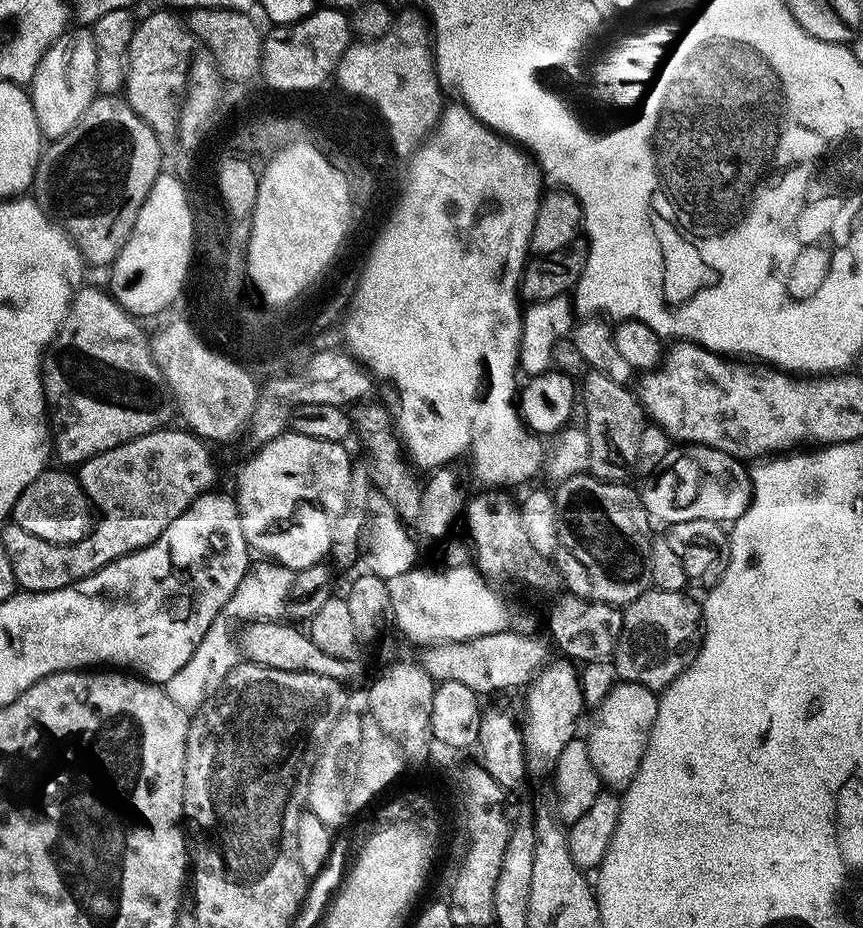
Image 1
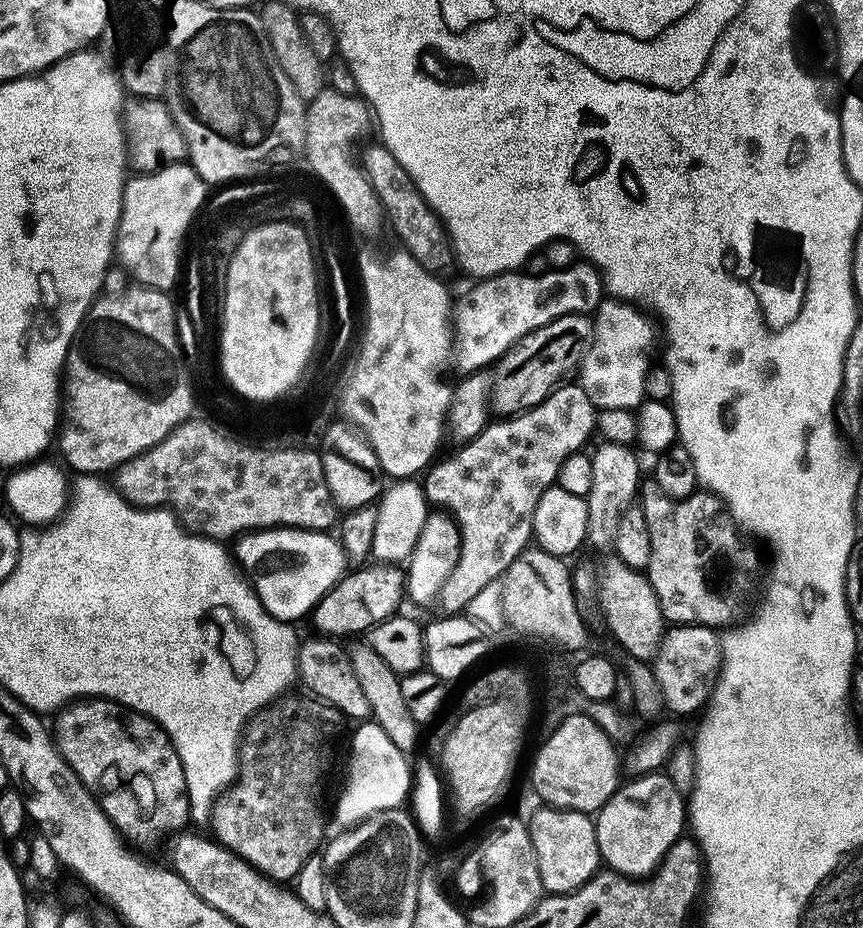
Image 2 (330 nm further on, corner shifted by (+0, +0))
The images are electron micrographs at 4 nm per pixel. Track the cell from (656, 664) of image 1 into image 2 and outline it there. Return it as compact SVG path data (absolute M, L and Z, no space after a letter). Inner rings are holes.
M677 625L664 636L663 645L654 661L654 671L664 696L665 707L680 716L699 713L712 699L723 668L723 641L708 627Z

